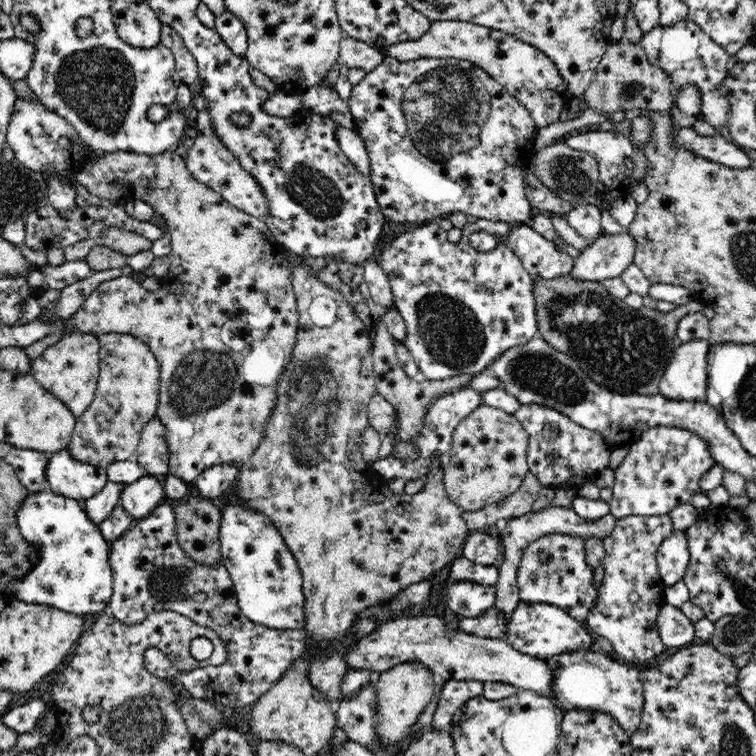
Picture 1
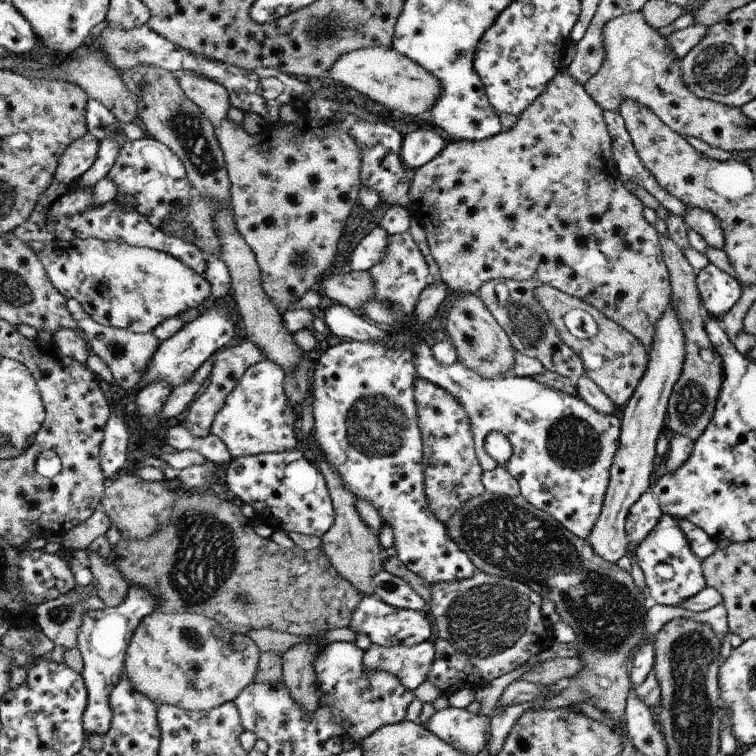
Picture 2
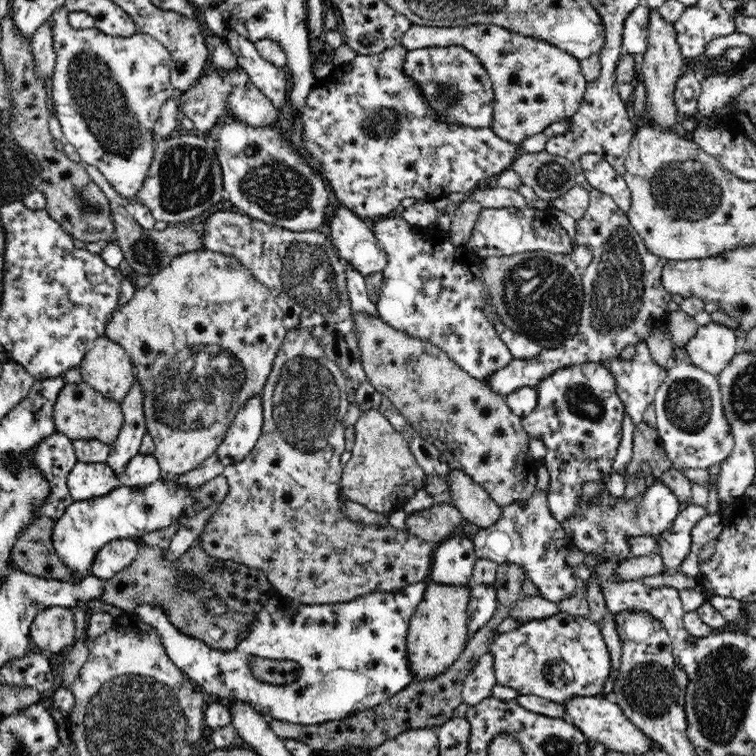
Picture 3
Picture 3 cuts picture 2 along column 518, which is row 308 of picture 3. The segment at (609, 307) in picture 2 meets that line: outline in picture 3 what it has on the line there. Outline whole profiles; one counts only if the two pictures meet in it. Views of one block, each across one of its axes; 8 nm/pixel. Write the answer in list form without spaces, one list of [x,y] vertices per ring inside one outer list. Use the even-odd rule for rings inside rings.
[[[208,249],[187,252],[171,260],[168,266],[162,268],[155,275],[151,275],[151,282],[147,286],[137,289],[126,304],[113,310],[105,328],[105,336],[123,346],[128,356],[131,356],[132,364],[135,366],[134,371],[137,373],[137,380],[142,385],[144,393],[143,405],[147,432],[154,442],[154,456],[161,467],[163,476],[180,476],[180,474],[192,472],[194,468],[198,468],[200,464],[204,463],[204,460],[217,452],[218,446],[223,442],[223,438],[236,414],[252,396],[261,394],[268,380],[268,375],[272,372],[276,353],[280,350],[287,335],[283,318],[282,309],[268,287],[258,281],[240,261],[232,255]]]

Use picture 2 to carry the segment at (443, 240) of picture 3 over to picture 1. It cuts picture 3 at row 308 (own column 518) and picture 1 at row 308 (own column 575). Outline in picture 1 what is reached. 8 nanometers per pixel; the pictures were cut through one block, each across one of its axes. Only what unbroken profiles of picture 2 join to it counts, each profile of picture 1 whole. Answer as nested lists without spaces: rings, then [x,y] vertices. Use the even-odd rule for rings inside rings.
[[[478,219],[474,223],[466,223],[463,227],[463,236],[457,242],[450,242],[447,239],[447,231],[443,230],[438,221],[427,223],[422,223],[414,225],[414,228],[408,228],[399,230],[392,238],[387,240],[381,246],[381,256],[377,258],[379,265],[384,269],[384,272],[388,275],[388,280],[391,284],[391,291],[393,294],[393,306],[400,313],[400,316],[404,319],[406,325],[406,336],[403,342],[406,348],[410,351],[412,358],[415,360],[415,364],[418,365],[420,372],[429,381],[444,380],[447,378],[455,377],[457,374],[478,374],[484,371],[492,360],[498,358],[500,354],[504,354],[506,350],[514,348],[514,346],[520,346],[520,344],[526,344],[528,340],[538,334],[538,321],[536,318],[535,311],[535,293],[533,288],[535,283],[530,277],[530,273],[524,269],[522,266],[522,261],[512,252],[511,248],[505,243],[508,236],[510,236],[510,230],[512,224],[508,224],[504,221],[493,221],[486,219]],[[476,232],[488,232],[492,234],[496,239],[498,239],[498,246],[494,250],[488,250],[488,252],[482,252],[481,250],[476,250],[469,241],[472,234]]]

